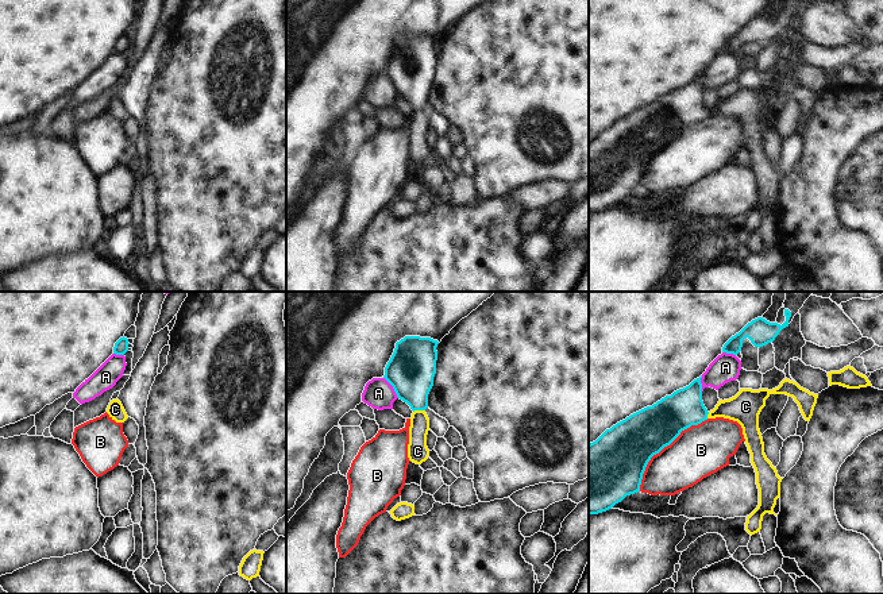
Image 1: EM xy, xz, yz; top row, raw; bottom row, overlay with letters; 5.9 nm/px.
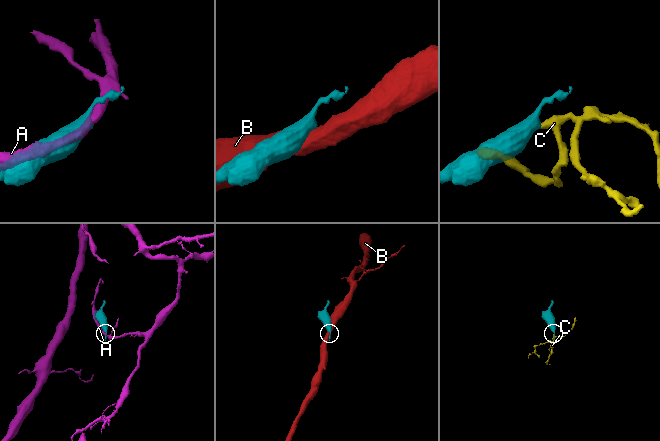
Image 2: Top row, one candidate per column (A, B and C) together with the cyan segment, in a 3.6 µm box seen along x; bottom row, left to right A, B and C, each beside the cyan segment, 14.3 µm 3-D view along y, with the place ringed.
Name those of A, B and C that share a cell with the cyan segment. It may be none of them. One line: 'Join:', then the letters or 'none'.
Join: C

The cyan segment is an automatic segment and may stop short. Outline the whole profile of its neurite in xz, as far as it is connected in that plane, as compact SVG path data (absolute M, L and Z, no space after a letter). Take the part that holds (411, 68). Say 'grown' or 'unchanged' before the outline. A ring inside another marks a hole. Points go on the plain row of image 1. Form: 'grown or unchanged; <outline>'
grown; M405 34L396 40L394 50L385 65L383 76L393 84L397 94L413 108L409 124L408 155L416 162L421 162L429 154L427 144L429 116L425 107L428 105L428 92L433 84L433 74L436 72L437 42L439 39L431 35Z

